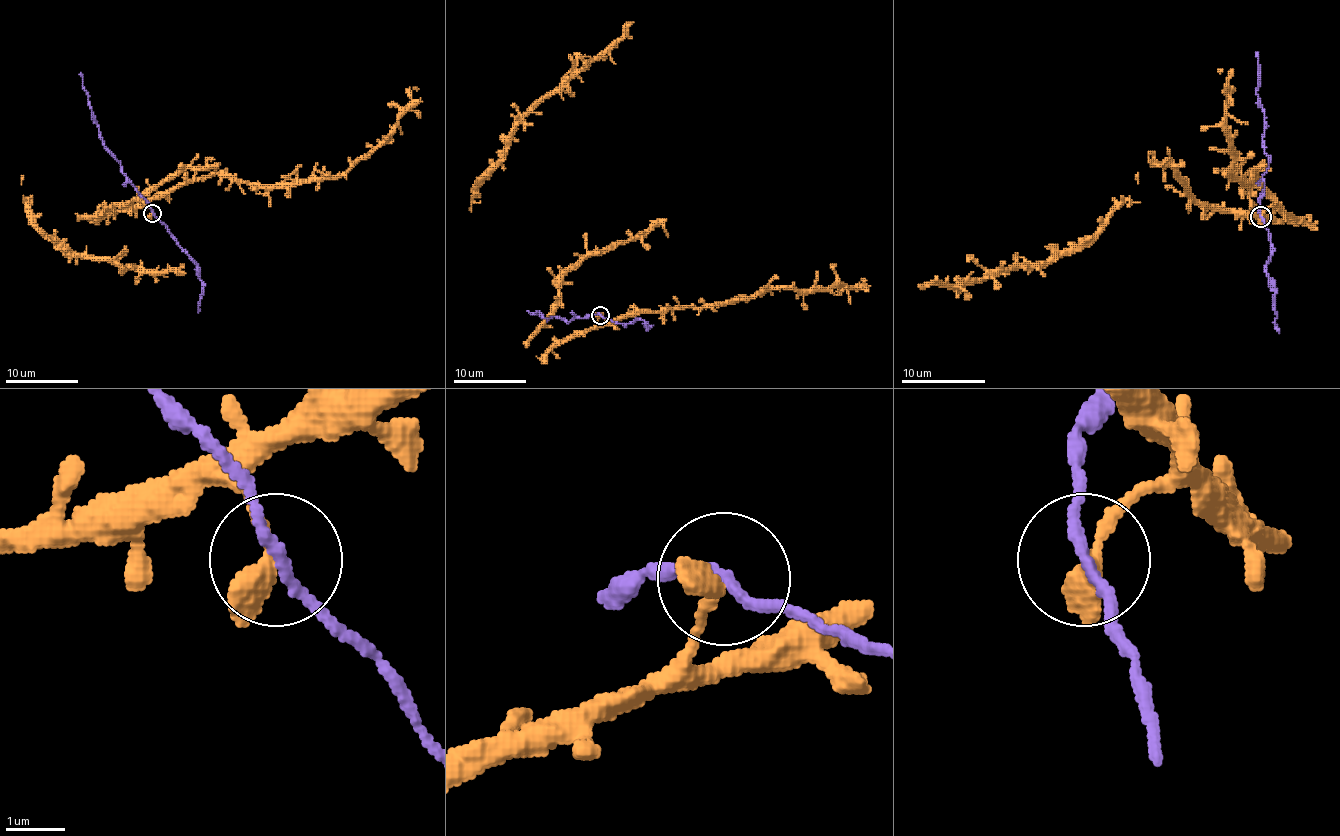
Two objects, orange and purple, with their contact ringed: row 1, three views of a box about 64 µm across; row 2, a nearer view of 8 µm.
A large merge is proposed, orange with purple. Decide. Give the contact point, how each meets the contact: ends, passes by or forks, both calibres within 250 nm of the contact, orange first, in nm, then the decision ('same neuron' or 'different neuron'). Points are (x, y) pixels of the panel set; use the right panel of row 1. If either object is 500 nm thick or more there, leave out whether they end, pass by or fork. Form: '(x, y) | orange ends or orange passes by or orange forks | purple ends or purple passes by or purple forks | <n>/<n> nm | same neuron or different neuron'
(1261, 216) | orange passes by | purple passes by | 320/180 nm | same neuron

